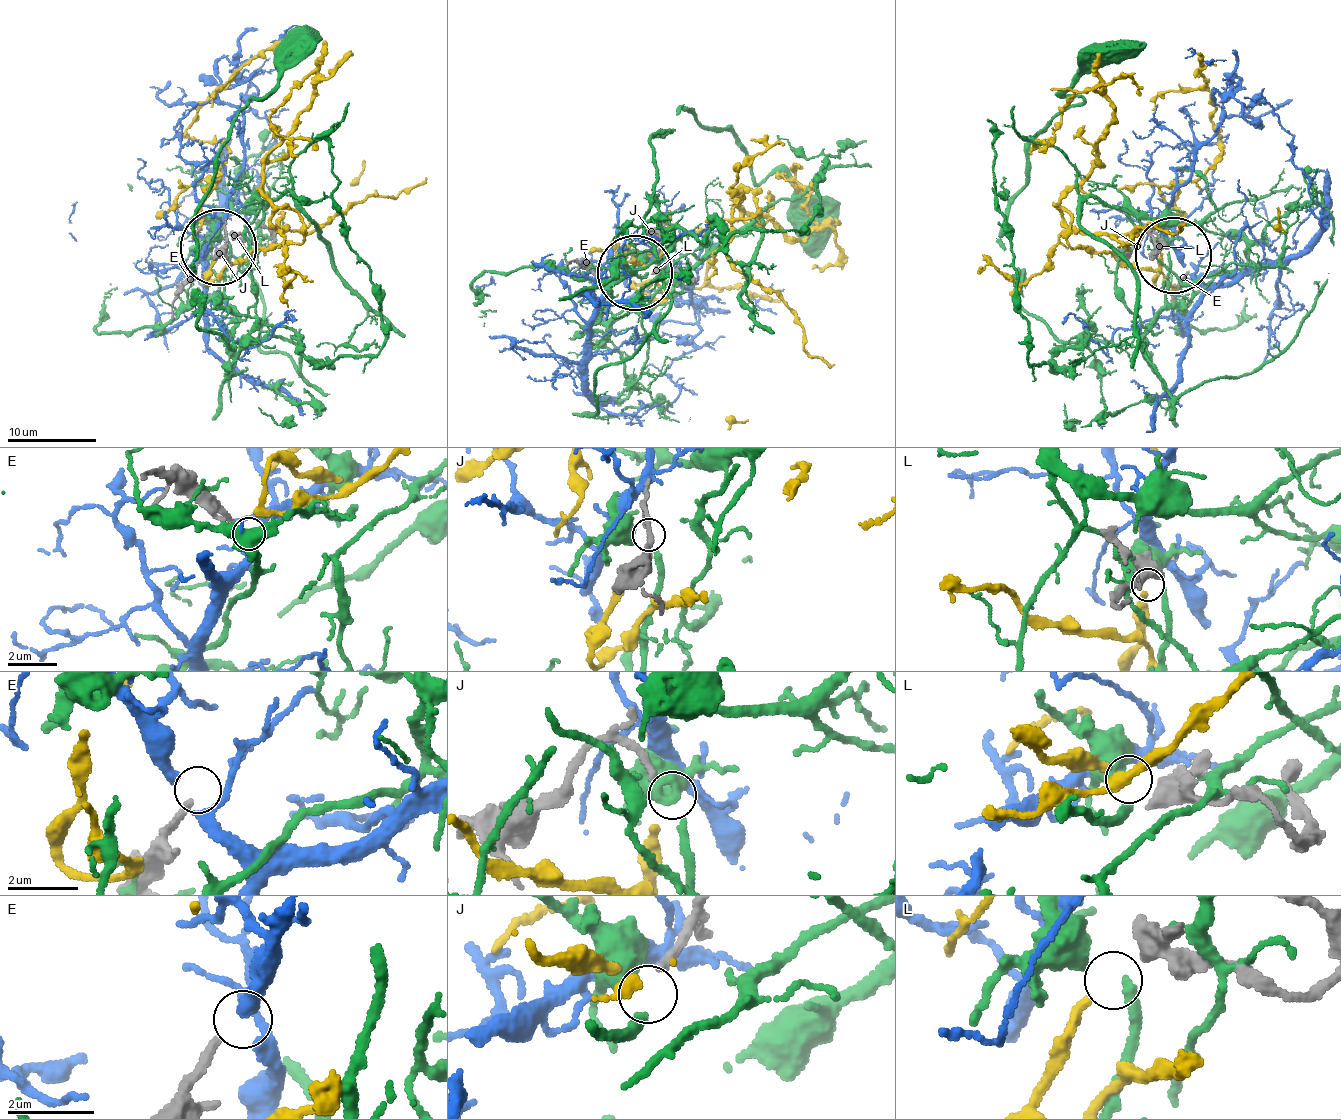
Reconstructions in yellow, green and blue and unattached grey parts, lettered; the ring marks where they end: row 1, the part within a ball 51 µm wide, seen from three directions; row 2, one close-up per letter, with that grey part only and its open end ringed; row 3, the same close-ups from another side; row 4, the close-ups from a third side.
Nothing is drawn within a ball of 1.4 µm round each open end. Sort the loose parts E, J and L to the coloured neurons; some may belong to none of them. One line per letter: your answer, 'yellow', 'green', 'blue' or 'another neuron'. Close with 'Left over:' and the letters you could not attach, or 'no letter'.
E: another neuron
J: green
L: yellow
Left over: E

